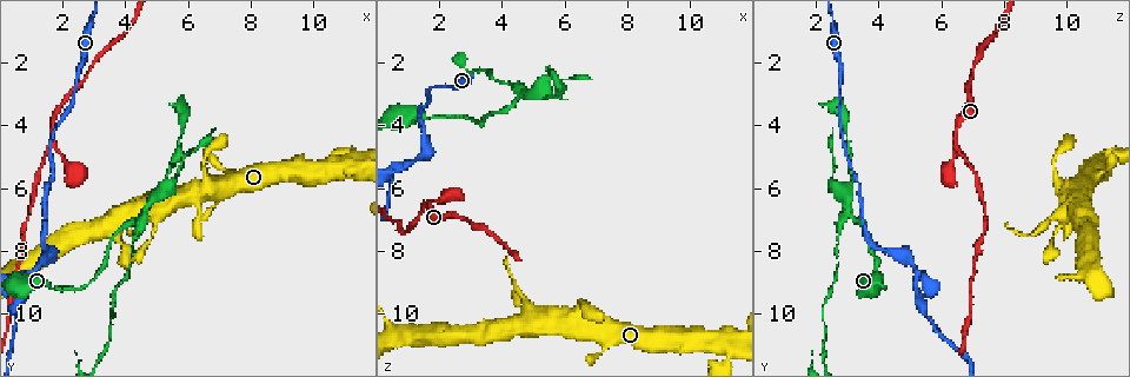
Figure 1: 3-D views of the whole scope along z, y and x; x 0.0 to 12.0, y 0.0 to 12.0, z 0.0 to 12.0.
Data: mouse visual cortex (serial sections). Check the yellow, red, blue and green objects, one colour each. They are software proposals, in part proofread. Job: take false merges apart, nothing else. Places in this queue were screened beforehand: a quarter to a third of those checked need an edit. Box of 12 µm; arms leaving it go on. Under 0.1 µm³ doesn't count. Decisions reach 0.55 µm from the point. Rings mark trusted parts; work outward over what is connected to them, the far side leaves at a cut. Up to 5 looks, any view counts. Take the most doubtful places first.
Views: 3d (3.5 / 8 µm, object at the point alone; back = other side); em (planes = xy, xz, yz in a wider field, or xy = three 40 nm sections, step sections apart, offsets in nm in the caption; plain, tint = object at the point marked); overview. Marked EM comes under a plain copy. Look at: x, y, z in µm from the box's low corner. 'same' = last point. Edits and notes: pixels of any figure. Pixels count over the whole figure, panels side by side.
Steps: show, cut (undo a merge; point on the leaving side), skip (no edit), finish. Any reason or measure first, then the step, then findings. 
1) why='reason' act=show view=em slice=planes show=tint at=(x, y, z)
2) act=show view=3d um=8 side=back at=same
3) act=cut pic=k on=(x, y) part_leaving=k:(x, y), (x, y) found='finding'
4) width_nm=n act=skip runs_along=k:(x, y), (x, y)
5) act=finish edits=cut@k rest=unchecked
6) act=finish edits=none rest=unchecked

why='three arms meet' act=show view=3d um=3.5 at=(1.1, 8.7, 5.3)

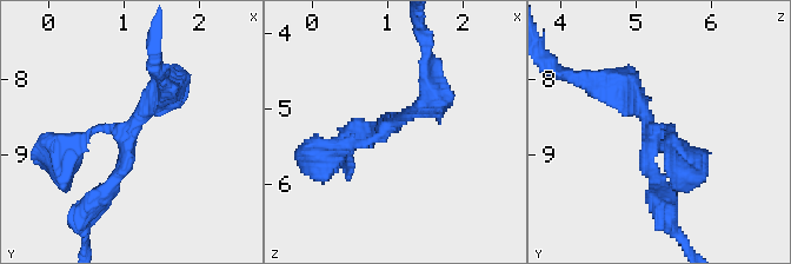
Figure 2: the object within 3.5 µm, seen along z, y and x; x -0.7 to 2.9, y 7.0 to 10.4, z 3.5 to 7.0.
arms=3 arm_widths_nm=200,200,350 why='need the tissue' act=show view=em slice=xy step=1 show=tint at=(1.05, 8.70, 5.20)

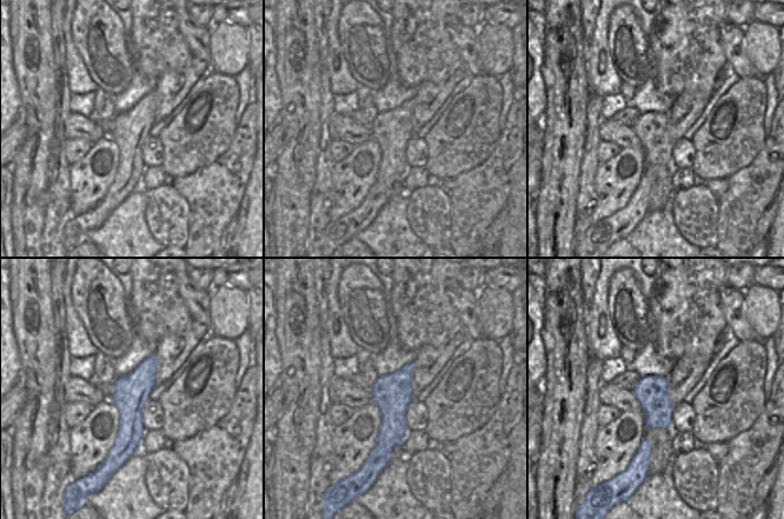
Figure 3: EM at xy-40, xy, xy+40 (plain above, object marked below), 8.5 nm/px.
act=skip runs_along=3:(152, 358), (131, 392), (124, 451) found='continuous, no second cell'

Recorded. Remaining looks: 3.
why='sharp bend' act=show view=3d um=3.5 at=(4.4, 6.9, 3.2)

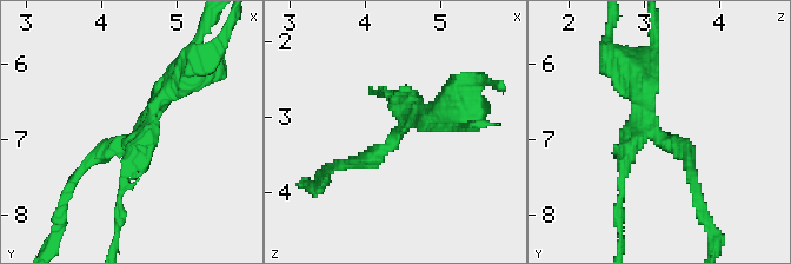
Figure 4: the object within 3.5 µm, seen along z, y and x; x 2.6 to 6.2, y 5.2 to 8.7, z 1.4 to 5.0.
arms=3 arm_widths_nm=150,200,250 why='need the tissue' act=show view=em slice=xy step=1 show=tint at=(4.50, 6.95, 3.20)

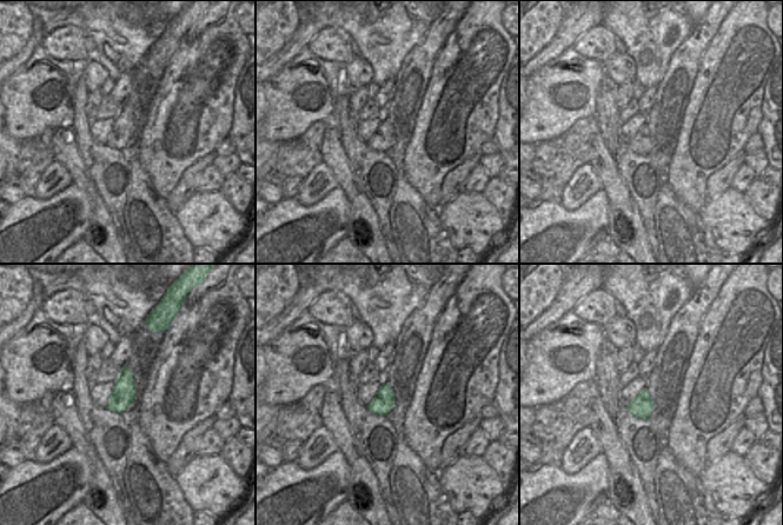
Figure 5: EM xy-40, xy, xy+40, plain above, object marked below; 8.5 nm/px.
act=show view=em slice=xy step=5 show=tint at=same

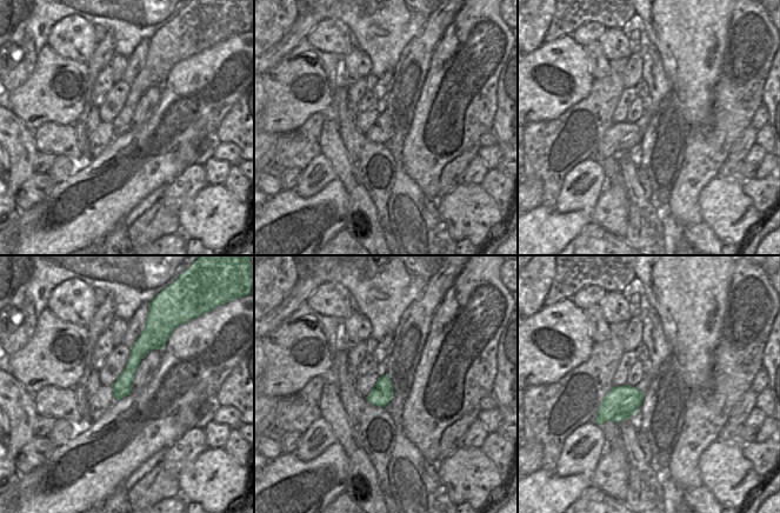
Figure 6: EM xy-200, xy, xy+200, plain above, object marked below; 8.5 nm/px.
act=cut pic=4 on=(186, 77) part_leaving=4:(160, 98), (195, 65), (195, 44) found='two cells meet here'

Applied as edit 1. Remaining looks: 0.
act=finish edits=cut@4 rest=unchecked

